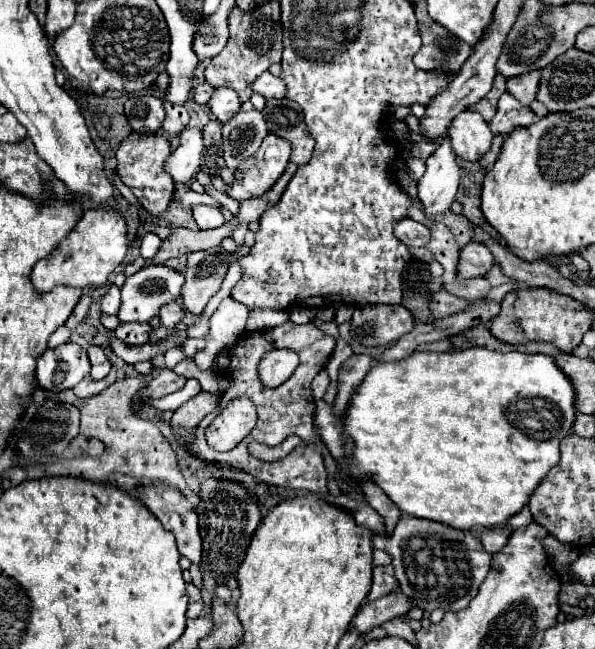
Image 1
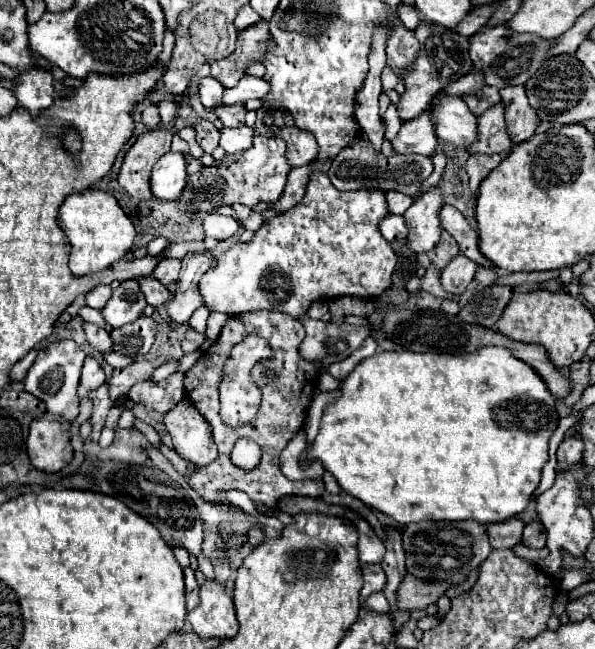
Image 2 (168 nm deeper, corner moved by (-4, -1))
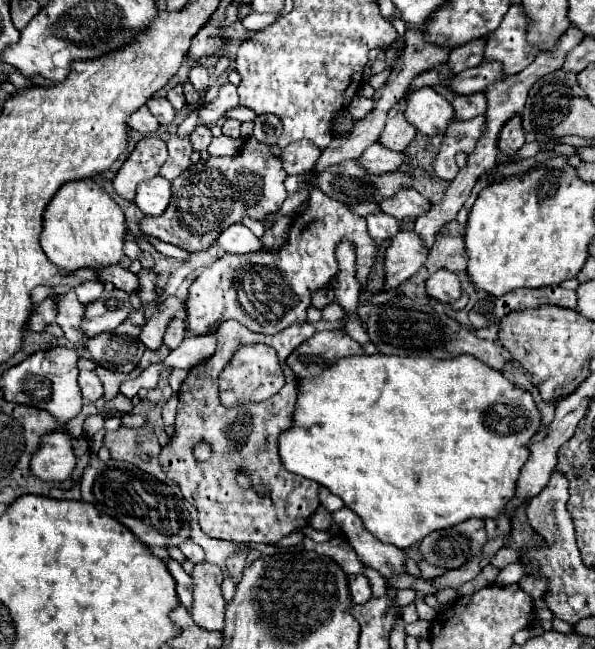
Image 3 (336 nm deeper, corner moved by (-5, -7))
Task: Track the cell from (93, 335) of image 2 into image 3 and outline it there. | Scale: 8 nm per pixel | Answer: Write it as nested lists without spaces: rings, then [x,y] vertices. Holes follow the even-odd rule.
[[[69,289],[63,295],[57,295],[57,305],[59,305],[59,315],[57,315],[57,325],[61,325],[61,329],[65,331],[65,337],[75,345],[75,347],[83,347],[83,343],[89,337],[83,337],[83,333],[79,333],[79,325],[83,319],[83,305],[79,303],[77,295],[73,289]]]

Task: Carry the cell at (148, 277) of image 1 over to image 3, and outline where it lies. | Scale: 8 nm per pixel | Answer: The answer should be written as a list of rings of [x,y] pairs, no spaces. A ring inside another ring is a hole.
[[[107,283],[101,299],[85,307],[85,319],[81,327],[89,337],[97,337],[99,333],[117,329],[129,317],[131,309],[133,305],[129,301],[129,295]]]

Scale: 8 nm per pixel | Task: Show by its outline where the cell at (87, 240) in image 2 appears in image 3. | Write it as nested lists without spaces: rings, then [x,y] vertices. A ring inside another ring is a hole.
[[[71,181],[63,185],[43,215],[41,247],[49,261],[65,273],[79,269],[105,269],[117,265],[123,253],[127,223],[121,207],[93,181]]]

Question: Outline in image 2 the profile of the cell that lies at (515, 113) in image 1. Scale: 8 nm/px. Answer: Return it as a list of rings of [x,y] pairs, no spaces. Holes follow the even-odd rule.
[[[494,105],[482,115],[476,117],[478,121],[478,139],[466,147],[466,151],[472,153],[504,153],[510,151],[514,143],[510,143],[510,137],[506,135],[506,121],[502,117],[502,105]]]

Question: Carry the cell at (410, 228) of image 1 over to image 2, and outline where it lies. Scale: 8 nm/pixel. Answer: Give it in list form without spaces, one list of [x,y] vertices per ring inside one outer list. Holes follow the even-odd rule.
[[[386,215],[380,223],[378,223],[378,229],[382,233],[382,237],[392,245],[396,243],[392,249],[400,251],[400,247],[406,245],[406,225],[402,223],[402,217],[400,215]]]

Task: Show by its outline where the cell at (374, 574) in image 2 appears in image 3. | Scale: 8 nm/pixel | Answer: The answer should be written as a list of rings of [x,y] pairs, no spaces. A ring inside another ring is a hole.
[[[363,573],[361,575],[349,575],[349,589],[351,589],[351,597],[355,603],[367,603],[373,595],[371,583]]]

